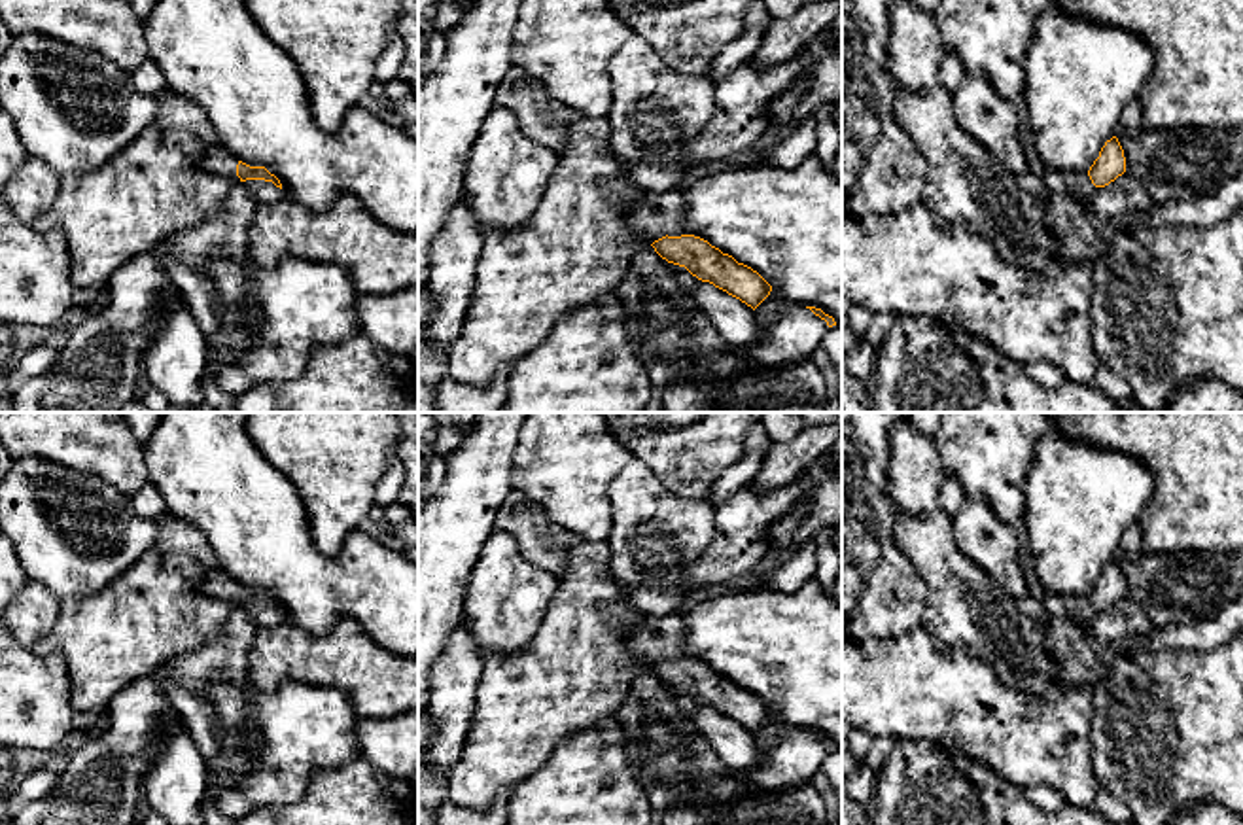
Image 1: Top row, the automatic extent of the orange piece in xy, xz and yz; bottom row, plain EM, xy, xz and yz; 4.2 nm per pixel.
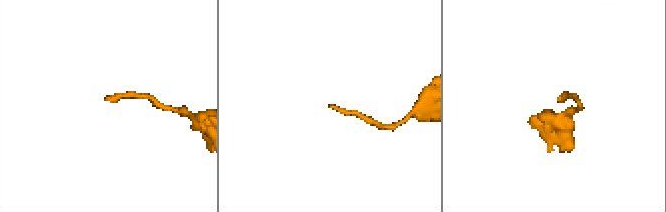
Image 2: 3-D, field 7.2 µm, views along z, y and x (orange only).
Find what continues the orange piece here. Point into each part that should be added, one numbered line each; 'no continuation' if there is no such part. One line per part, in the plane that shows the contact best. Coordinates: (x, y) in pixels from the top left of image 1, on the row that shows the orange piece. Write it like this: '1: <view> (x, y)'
1: xy (218, 161)

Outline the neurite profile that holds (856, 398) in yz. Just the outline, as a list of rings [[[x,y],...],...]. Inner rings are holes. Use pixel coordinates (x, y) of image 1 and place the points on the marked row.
[[[842,352],[842,412],[872,412],[872,399],[863,380],[859,380]]]

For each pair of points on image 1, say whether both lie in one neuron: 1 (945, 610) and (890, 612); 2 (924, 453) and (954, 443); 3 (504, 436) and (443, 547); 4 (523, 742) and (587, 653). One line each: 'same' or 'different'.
1: different
2: different
3: same
4: same

